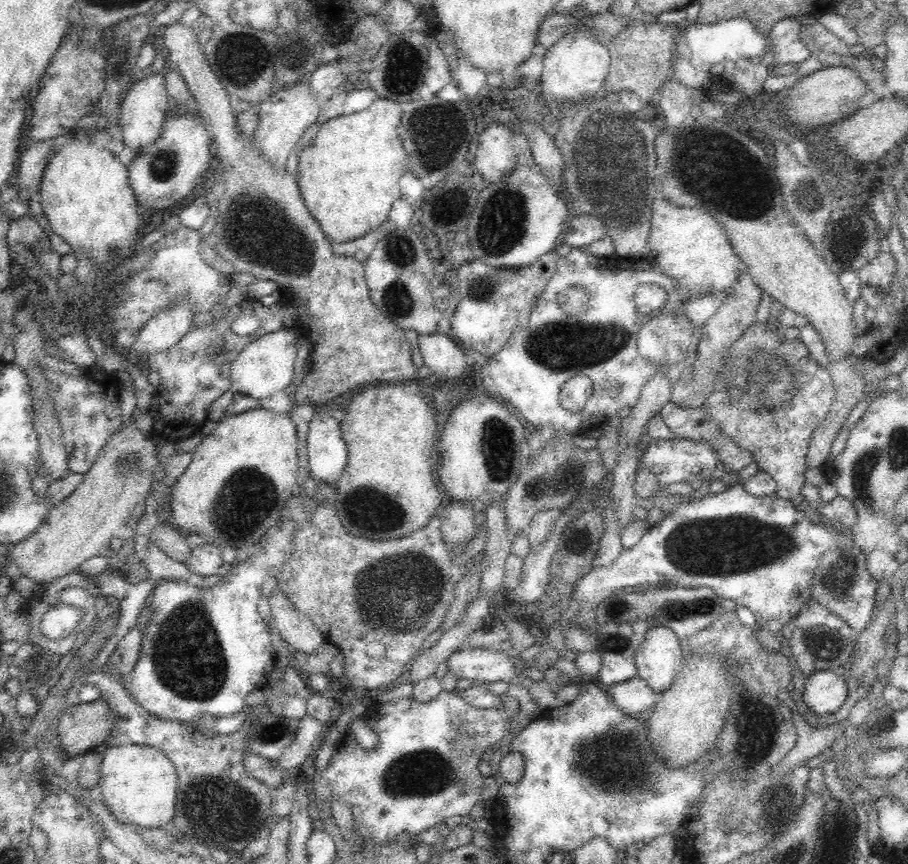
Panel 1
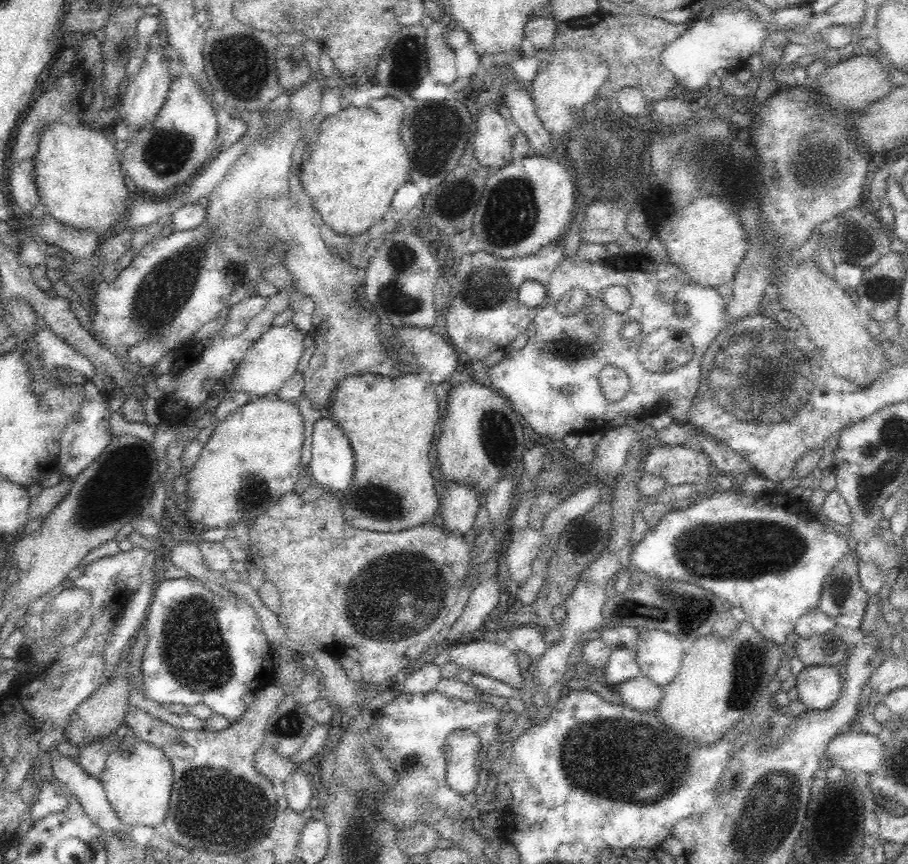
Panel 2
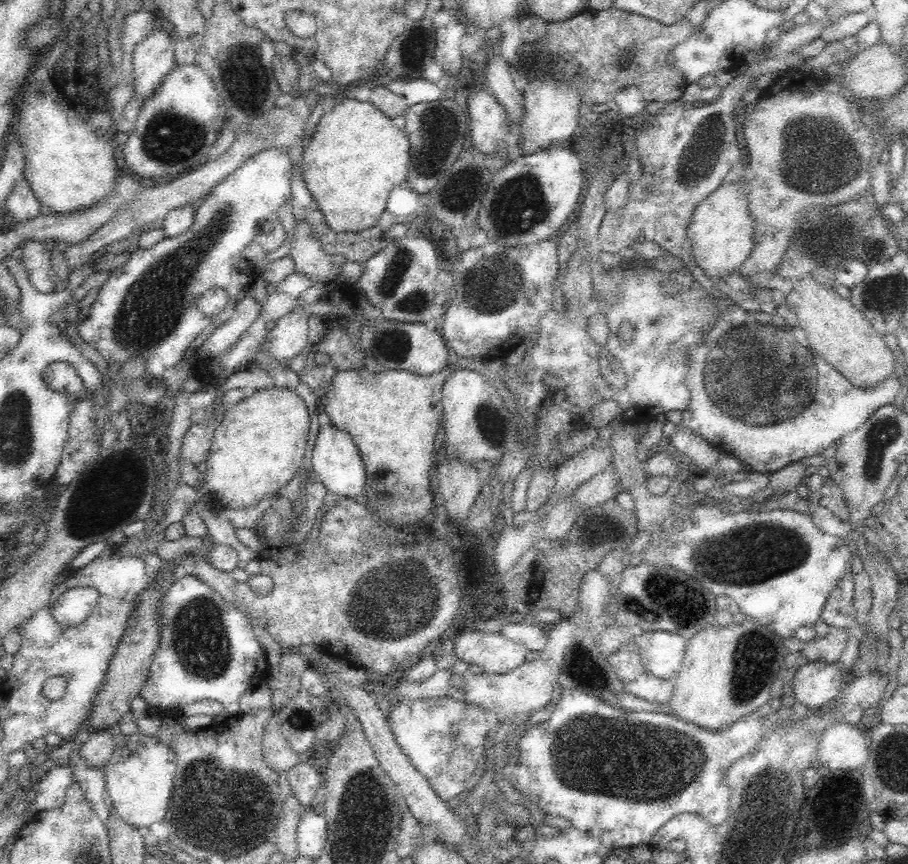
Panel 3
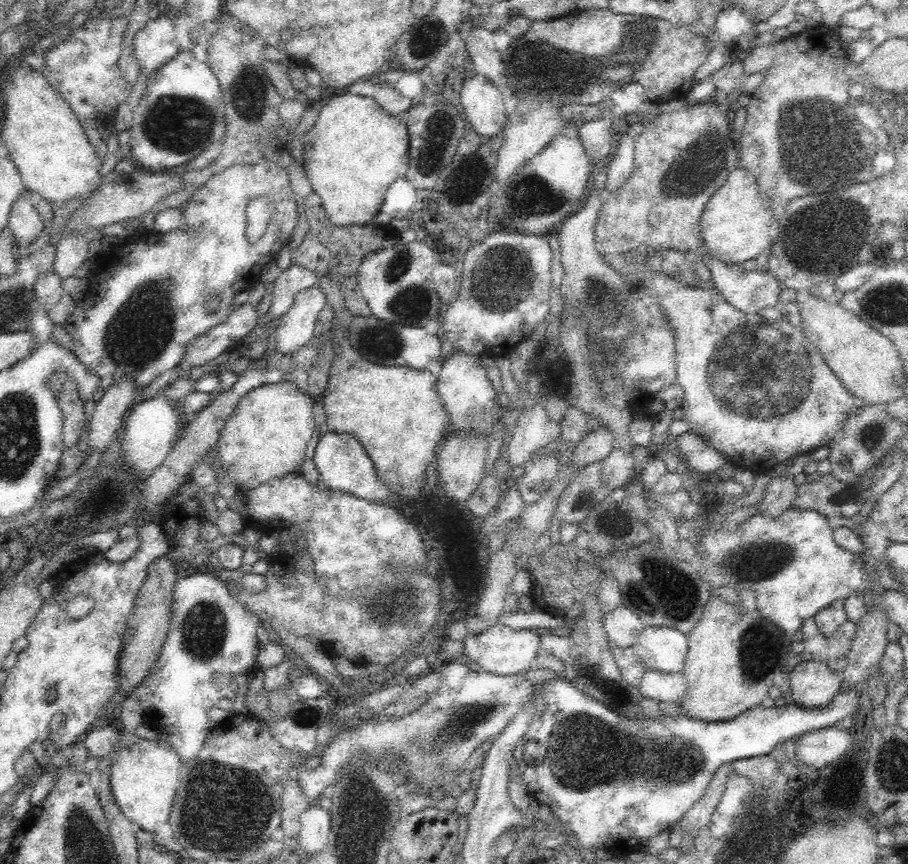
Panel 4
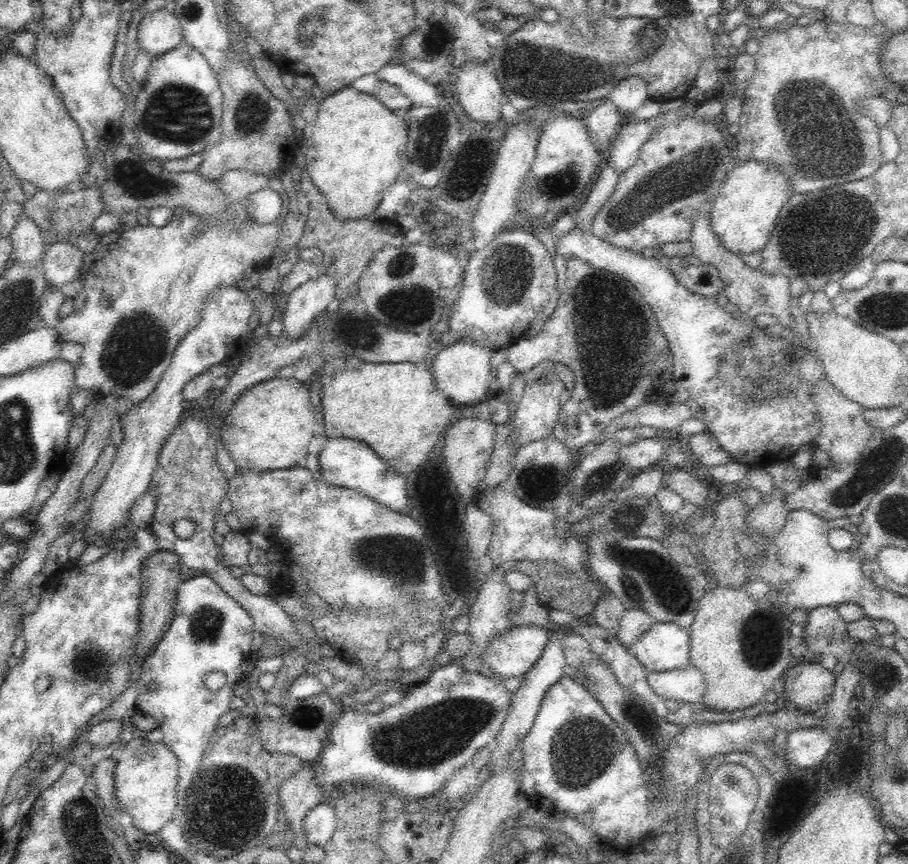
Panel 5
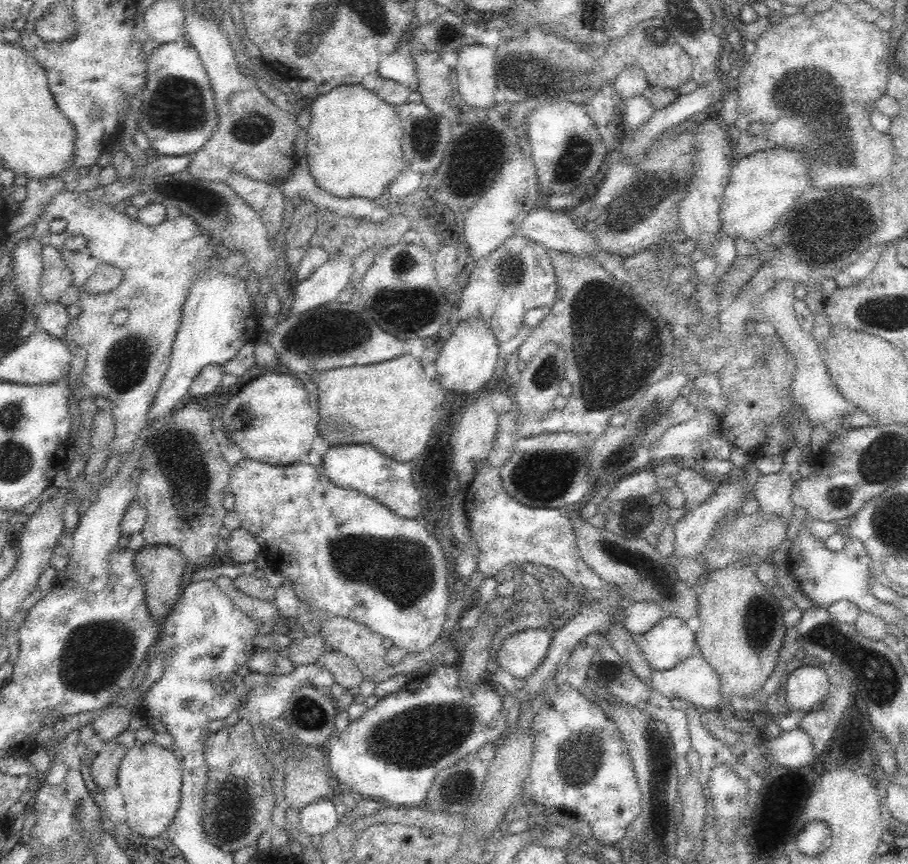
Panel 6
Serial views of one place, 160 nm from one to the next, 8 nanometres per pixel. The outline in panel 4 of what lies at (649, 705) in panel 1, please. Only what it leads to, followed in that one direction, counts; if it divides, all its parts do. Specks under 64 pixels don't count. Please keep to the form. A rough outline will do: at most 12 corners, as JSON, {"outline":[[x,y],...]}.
{"outline":[[646,671],[645,698],[680,704],[687,691],[681,673]]}

